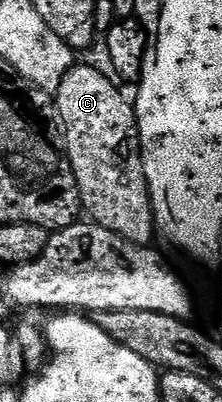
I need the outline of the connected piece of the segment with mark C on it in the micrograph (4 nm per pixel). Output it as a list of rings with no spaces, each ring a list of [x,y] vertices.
[[[82,62],[75,63],[64,74],[56,93],[56,116],[62,119],[62,132],[66,135],[64,155],[70,161],[70,168],[78,183],[82,208],[90,211],[89,219],[134,244],[149,245],[152,241],[150,239],[156,236],[156,225],[152,215],[150,192],[146,189],[146,176],[142,172],[138,121],[134,118],[133,103],[122,97],[121,90],[117,88],[119,85],[107,76],[100,69],[89,68]]]

